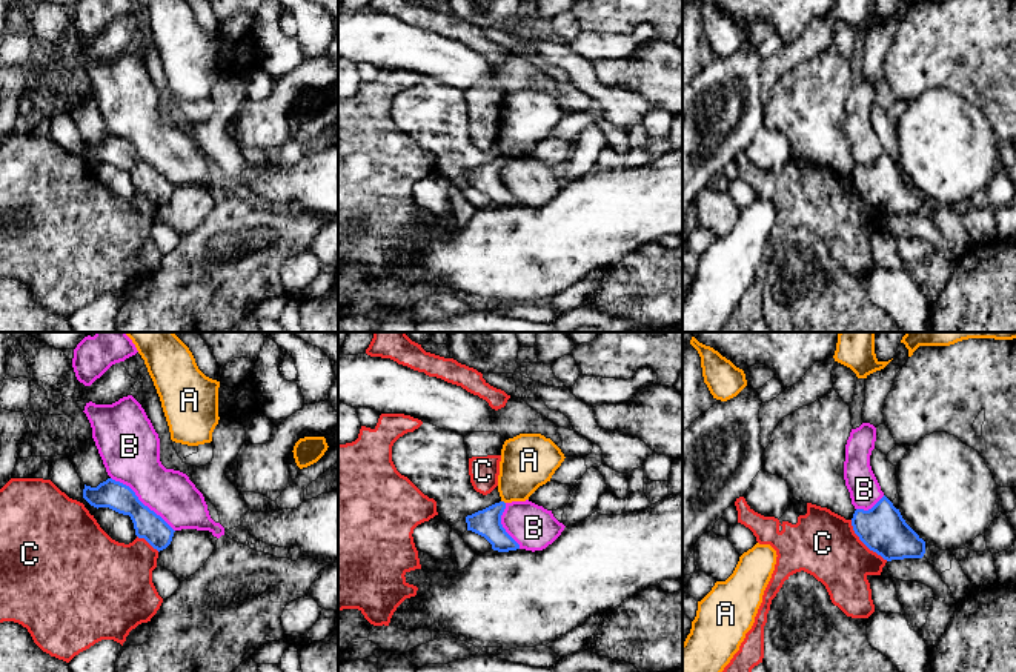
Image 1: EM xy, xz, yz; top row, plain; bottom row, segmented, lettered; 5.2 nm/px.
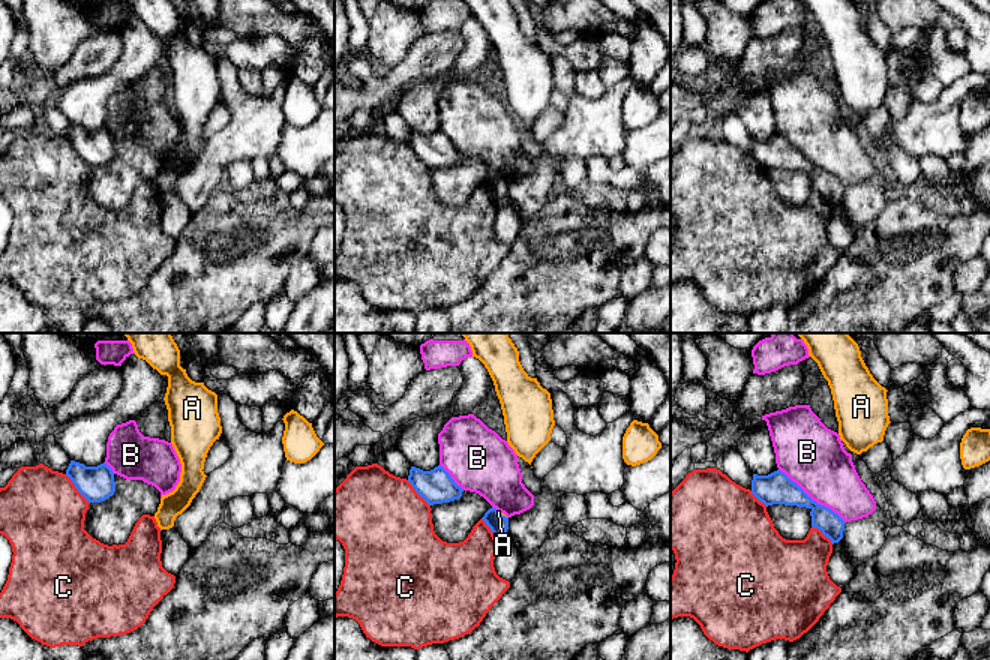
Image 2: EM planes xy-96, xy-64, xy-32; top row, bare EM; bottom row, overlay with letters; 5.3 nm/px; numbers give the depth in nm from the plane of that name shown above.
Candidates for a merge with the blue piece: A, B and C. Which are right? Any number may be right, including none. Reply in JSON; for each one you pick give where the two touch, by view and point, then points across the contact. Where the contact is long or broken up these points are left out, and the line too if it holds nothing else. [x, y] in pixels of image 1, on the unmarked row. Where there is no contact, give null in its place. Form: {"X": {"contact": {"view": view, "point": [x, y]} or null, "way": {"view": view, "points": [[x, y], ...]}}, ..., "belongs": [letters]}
{"A": {"contact": {"view": "xz", "point": [503, 157]}, "way": {"view": "xz", "points": [[488, 179], [503, 157], [527, 117]]}}, "belongs": ["A"]}

